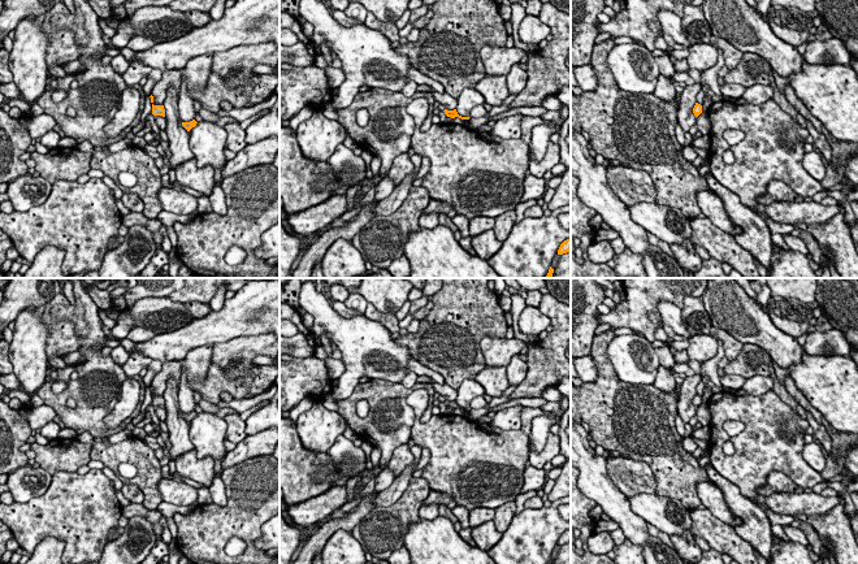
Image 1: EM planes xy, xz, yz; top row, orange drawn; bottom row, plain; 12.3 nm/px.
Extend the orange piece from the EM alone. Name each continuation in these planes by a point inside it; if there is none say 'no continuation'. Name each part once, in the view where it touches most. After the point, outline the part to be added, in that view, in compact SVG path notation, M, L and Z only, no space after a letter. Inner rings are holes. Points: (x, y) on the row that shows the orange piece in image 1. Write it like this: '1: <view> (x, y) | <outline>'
no continuation

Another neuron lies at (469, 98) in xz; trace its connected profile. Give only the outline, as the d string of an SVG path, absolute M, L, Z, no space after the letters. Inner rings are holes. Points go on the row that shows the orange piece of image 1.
M464 88L456 100L456 112L462 117L469 117L472 108L485 103L484 96L476 88Z

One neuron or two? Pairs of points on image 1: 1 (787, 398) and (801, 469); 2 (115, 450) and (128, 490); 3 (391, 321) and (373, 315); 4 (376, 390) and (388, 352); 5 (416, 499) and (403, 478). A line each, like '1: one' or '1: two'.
1: two
2: two
3: one
4: two
5: two

